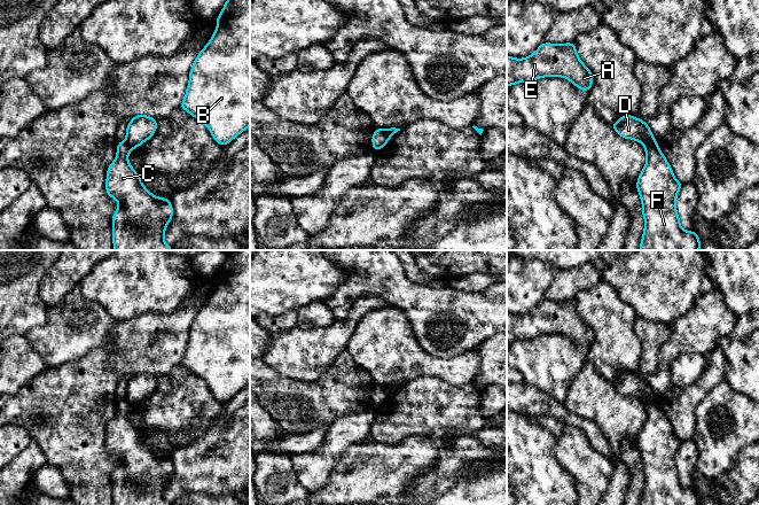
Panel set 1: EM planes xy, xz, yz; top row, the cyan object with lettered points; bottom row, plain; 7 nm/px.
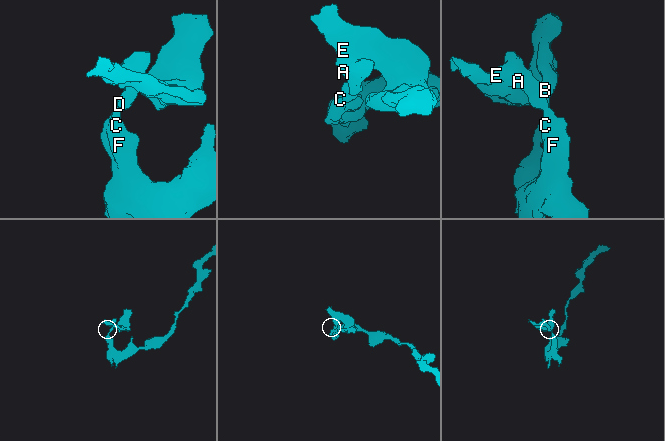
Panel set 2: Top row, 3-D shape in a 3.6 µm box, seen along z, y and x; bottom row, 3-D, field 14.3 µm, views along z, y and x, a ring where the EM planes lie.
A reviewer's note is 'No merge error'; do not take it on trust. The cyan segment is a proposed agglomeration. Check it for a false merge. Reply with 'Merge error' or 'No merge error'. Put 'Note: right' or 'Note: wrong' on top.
Note: wrong
Merge error

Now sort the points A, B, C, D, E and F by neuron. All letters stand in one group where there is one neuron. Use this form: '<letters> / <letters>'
A B D E / C F

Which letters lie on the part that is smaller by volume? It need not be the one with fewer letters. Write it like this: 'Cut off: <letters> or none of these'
Cut off: A, B, D, E

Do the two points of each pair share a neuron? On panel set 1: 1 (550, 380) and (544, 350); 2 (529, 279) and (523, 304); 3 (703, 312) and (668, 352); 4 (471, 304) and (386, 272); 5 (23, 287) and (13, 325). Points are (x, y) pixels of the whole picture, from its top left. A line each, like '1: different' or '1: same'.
1: same
2: same
3: same
4: same
5: same

